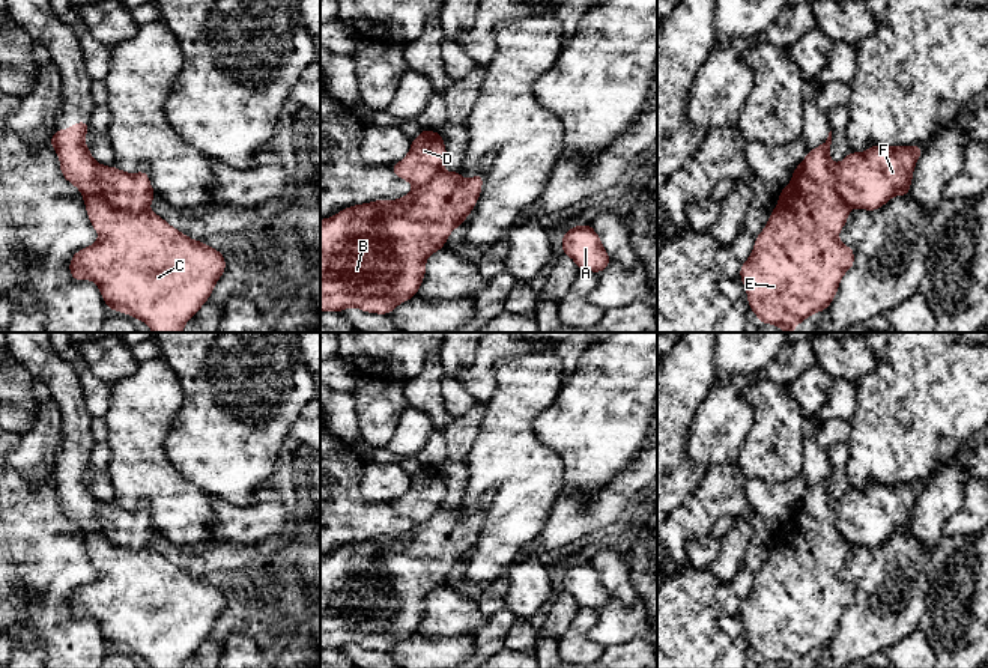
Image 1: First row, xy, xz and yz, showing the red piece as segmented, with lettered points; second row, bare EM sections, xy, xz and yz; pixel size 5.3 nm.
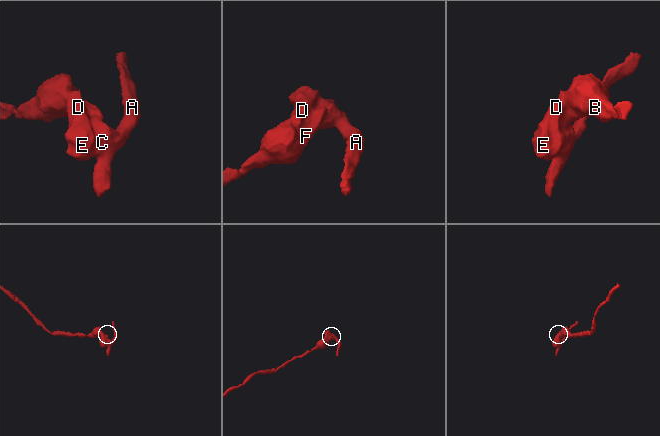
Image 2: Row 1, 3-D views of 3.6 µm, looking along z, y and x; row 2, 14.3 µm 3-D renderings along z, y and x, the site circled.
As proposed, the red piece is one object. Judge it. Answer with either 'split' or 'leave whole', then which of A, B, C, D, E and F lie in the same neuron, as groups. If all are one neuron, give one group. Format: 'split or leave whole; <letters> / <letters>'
split; A C D E / B F

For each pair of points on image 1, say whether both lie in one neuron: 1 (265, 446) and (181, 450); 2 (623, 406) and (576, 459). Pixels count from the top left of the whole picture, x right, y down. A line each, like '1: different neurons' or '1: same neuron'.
1: same neuron
2: same neuron

